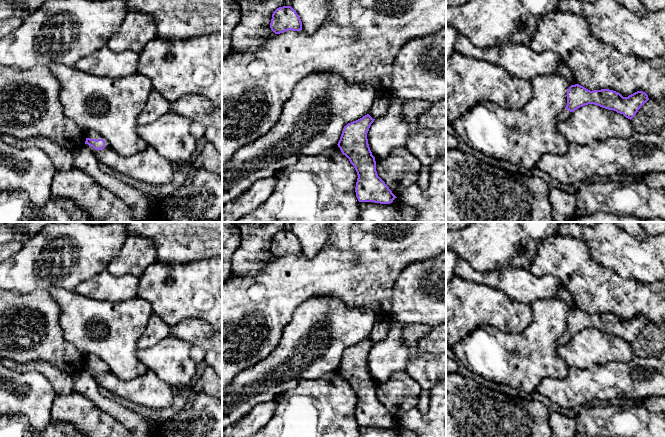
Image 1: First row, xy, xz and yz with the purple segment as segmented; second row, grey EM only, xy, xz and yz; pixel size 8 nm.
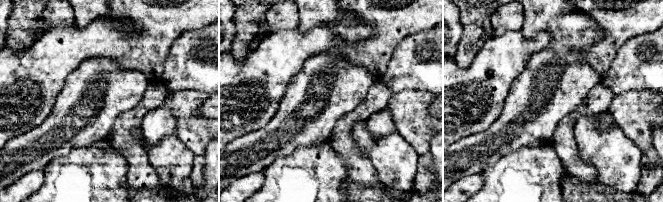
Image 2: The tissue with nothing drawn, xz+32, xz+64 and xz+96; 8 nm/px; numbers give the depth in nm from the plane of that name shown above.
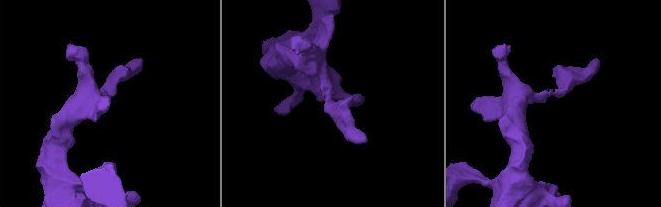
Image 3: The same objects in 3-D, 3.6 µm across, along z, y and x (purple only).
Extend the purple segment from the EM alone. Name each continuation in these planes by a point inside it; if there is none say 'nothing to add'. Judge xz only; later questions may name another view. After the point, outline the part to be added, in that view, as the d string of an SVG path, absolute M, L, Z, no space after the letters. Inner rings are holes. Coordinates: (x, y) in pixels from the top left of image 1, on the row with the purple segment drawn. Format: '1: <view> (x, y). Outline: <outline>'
1: xz (380, 106). Outline: M379 93L375 98L368 114L373 119L377 119L387 113L389 104L390 104L389 97L385 93Z

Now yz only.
1: yz (565, 114). Outline: M564 109L558 116L557 116L557 122L558 123L561 123L563 121L566 121L570 115L571 115L572 112L570 112L569 110L567 109Z

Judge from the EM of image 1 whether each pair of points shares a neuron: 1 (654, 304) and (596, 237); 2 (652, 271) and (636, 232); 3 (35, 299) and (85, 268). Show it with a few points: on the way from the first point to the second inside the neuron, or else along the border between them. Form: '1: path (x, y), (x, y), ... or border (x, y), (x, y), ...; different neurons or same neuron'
1: border (610, 268), (624, 278), (654, 282); different neurons
2: border (625, 232), (642, 241); different neurons
3: border (46, 289), (34, 289), (23, 294); different neurons

